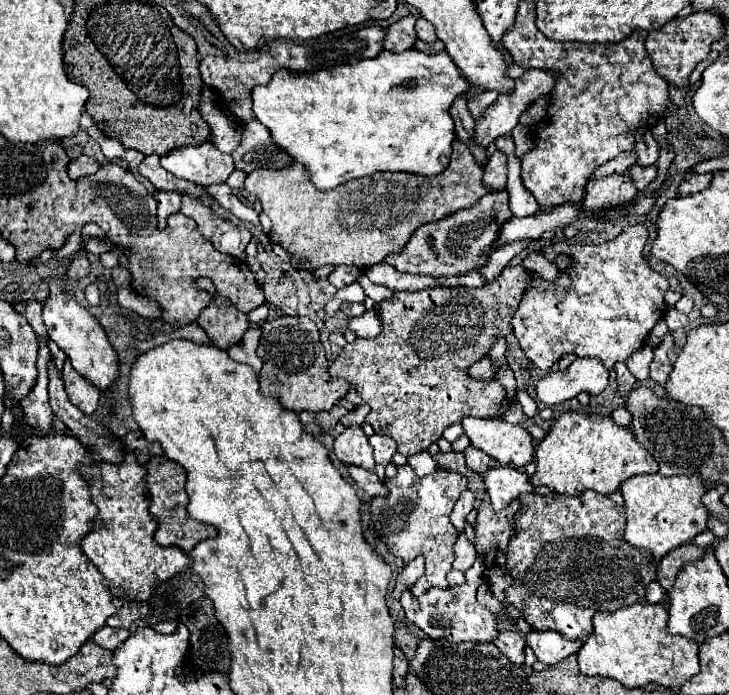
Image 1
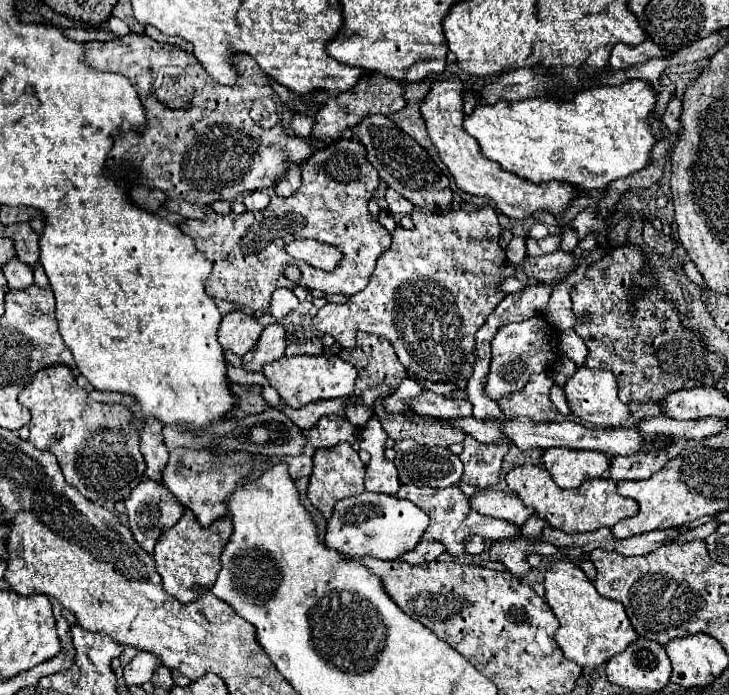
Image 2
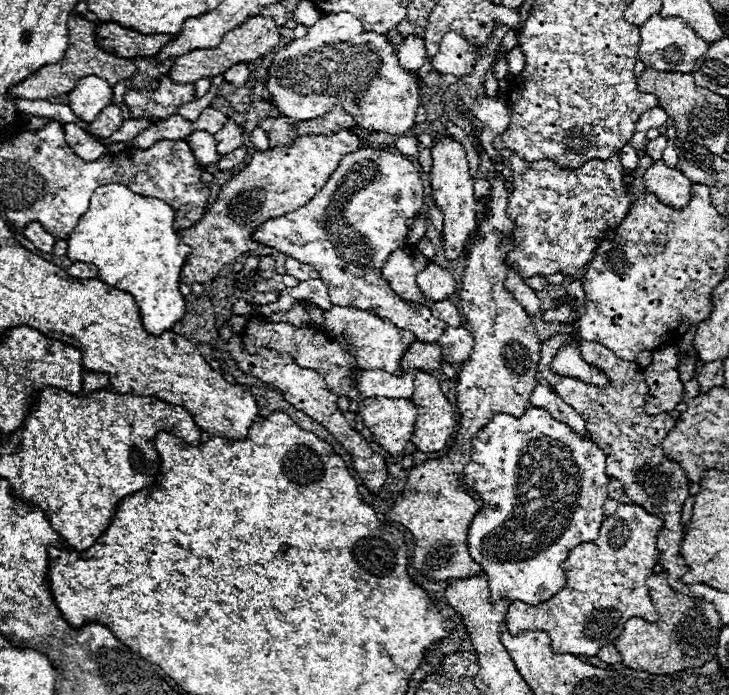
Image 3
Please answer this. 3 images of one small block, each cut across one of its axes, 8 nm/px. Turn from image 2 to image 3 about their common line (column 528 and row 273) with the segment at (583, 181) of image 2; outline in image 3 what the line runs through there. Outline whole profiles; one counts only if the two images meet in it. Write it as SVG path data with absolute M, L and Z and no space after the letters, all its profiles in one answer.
M108 184L96 188L96 192L90 198L90 210L80 216L74 232L68 236L66 256L72 262L86 260L88 264L94 264L98 268L102 282L132 294L140 308L144 328L156 336L170 330L176 322L182 320L186 312L186 302L184 296L180 294L180 272L182 266L186 264L190 248L178 238L172 224L174 224L174 210L166 202L150 196L140 196L130 188L126 188L124 184Z

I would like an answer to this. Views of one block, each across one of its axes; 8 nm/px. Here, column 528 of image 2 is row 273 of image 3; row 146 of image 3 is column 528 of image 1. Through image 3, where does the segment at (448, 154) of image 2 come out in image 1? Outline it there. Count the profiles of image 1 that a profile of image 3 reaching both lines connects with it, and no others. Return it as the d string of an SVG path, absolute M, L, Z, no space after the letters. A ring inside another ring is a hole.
M634 224L624 228L614 240L602 242L602 244L568 244L568 242L558 242L554 246L546 246L542 254L546 260L552 264L556 262L558 256L568 256L570 266L566 270L558 270L558 276L548 282L540 278L540 274L532 272L530 274L530 286L526 288L522 302L512 316L512 330L516 340L520 342L526 358L540 368L542 372L548 372L562 356L566 354L576 354L576 356L594 356L598 358L608 370L616 362L628 360L636 350L640 350L654 324L660 320L660 310L666 310L664 302L664 292L668 290L668 278L662 274L654 272L644 256L642 248L648 238L648 228L642 224ZM600 310L608 310L604 316L600 316Z

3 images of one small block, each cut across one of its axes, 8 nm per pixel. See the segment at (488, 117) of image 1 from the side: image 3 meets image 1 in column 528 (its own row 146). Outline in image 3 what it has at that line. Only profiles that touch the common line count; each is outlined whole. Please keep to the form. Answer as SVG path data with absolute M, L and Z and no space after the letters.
M64 124L64 136L68 146L74 150L74 154L82 156L82 160L98 160L108 154L108 148L100 142L94 142L80 126L76 124Z

